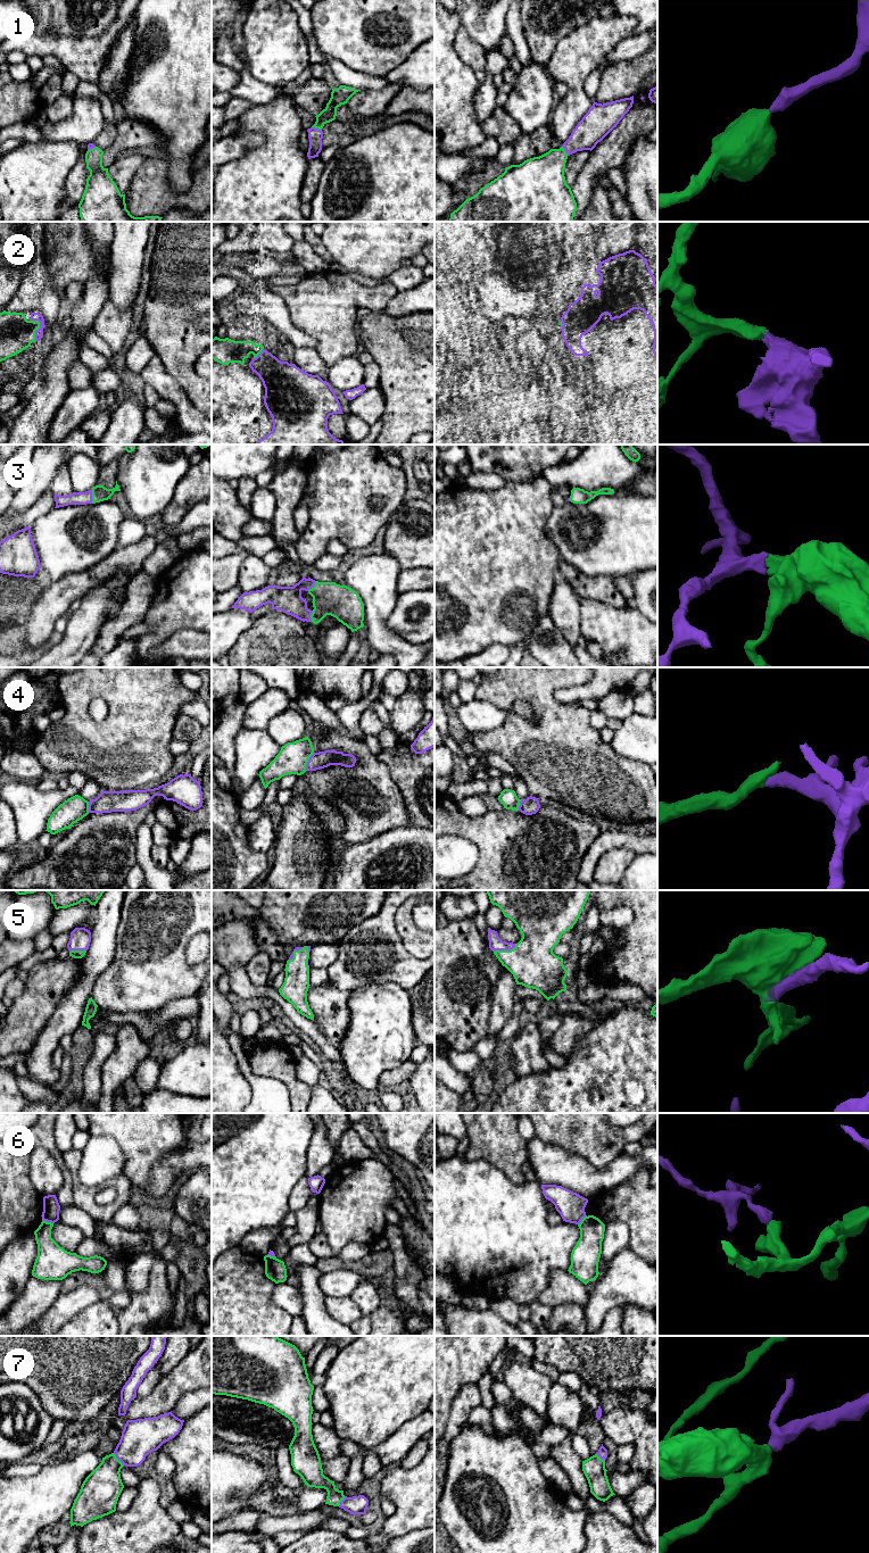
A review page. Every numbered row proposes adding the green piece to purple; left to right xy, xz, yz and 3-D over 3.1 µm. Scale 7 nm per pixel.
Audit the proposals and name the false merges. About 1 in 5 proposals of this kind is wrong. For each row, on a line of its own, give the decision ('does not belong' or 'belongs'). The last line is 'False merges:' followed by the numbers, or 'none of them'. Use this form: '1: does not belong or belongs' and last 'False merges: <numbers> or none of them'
1: belongs
2: belongs
3: belongs
4: belongs
5: belongs
6: does not belong
7: belongs
False merges: 6

